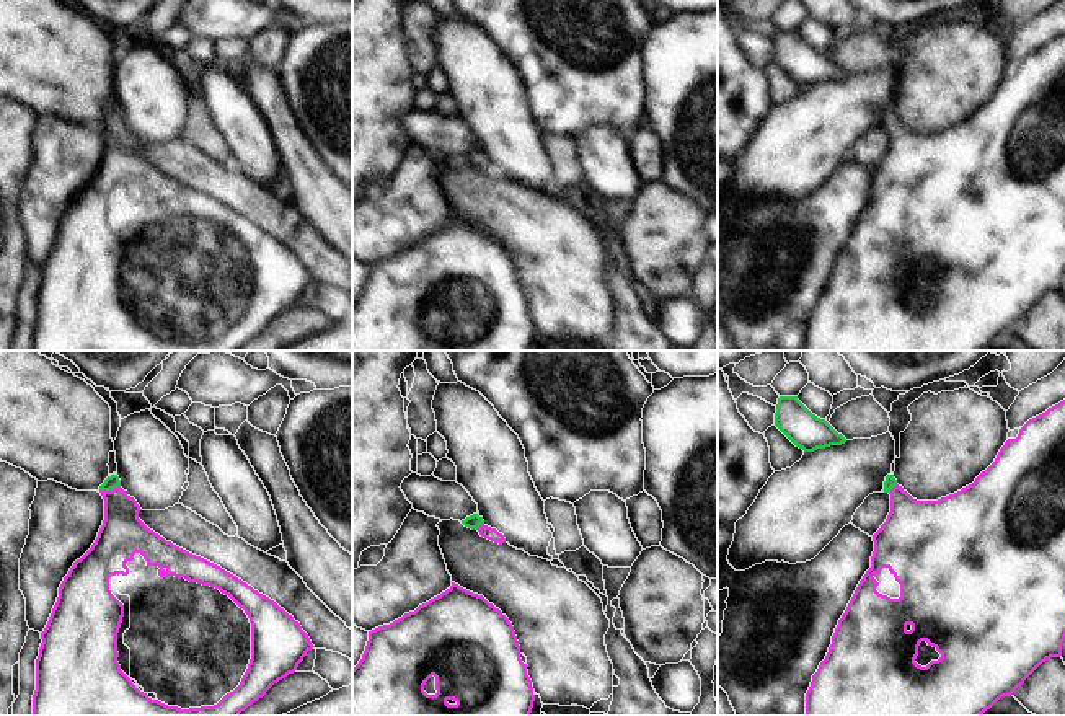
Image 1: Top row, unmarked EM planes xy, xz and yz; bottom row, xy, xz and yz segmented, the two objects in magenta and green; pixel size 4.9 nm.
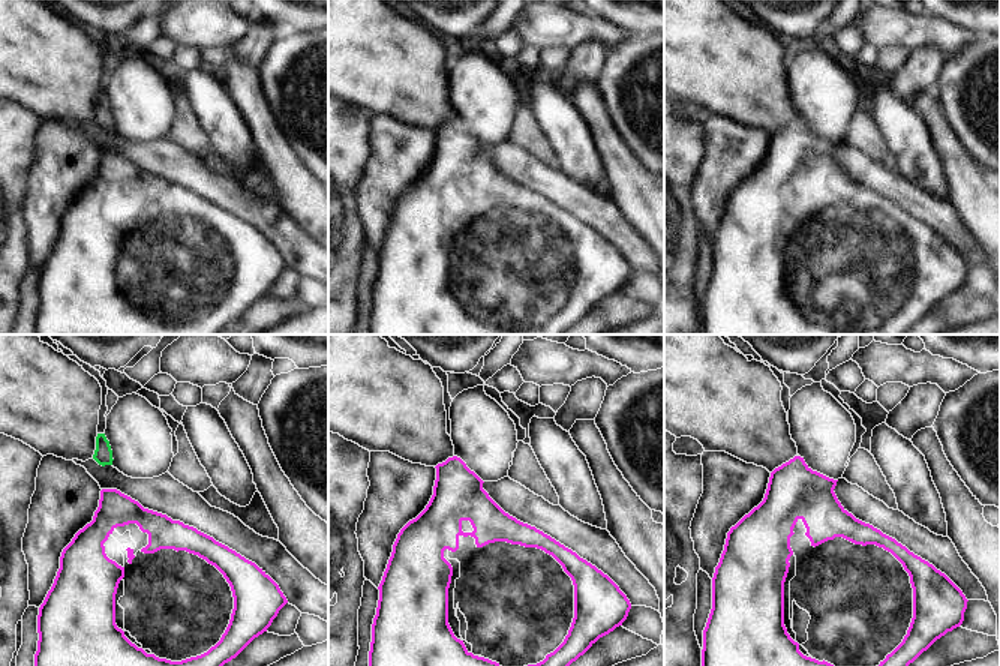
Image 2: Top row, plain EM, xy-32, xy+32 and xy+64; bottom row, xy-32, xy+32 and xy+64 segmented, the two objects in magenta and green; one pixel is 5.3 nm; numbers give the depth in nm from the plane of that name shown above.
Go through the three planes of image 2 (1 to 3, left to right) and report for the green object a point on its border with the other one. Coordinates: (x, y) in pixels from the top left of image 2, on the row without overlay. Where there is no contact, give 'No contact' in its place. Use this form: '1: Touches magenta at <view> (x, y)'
1: No contact
2: No contact
3: No contact.

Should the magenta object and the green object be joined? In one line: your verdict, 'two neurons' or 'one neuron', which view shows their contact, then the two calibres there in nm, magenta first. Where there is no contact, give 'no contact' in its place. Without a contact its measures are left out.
one neuron | xy | 220/70 nm

